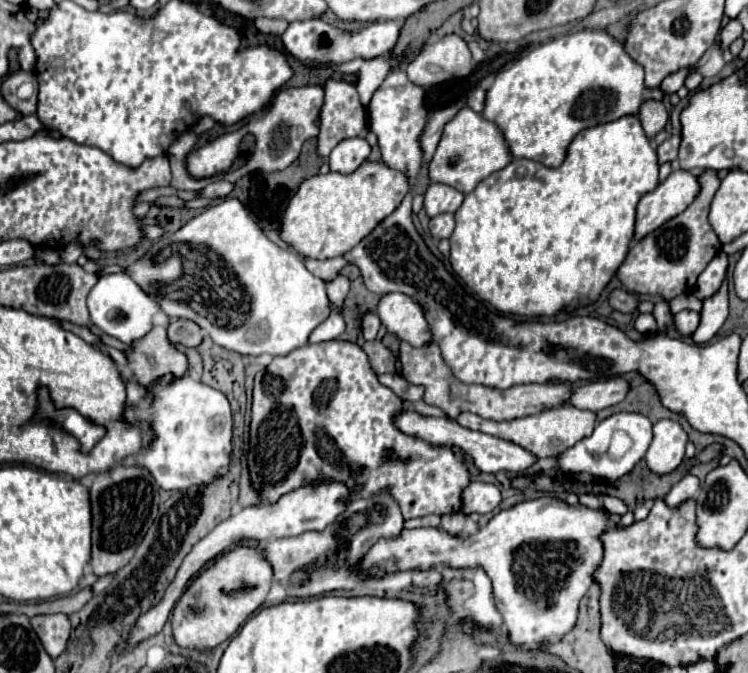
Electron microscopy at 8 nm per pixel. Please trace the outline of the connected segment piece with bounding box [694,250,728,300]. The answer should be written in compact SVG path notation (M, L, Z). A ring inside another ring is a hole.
M720 250L720 252L710 260L710 264L706 266L706 270L704 270L704 272L700 274L700 278L698 278L698 284L696 284L696 290L694 290L696 298L704 300L704 298L712 296L714 292L718 292L718 288L720 288L724 276L726 276L726 268L728 268L728 258L726 258L726 254Z

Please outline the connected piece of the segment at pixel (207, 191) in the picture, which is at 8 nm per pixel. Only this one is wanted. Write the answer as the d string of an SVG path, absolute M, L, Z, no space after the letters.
M218 181L207 185L202 191L199 197L205 198L223 198L230 194L234 189L234 183L228 181Z

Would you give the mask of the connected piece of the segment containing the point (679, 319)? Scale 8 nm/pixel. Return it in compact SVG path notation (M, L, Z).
M682 310L682 312L674 314L674 328L684 338L690 338L694 334L694 330L698 328L698 324L700 324L700 314L698 312Z

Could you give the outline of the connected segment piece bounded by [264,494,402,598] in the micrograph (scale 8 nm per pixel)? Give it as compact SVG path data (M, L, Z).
M376 496L366 500L354 500L324 532L304 532L304 536L292 536L292 540L272 540L264 554L274 570L274 582L280 584L292 598L310 598L334 590L354 590L376 576L358 570L364 552L376 544L378 538L400 536L402 514L392 496Z

